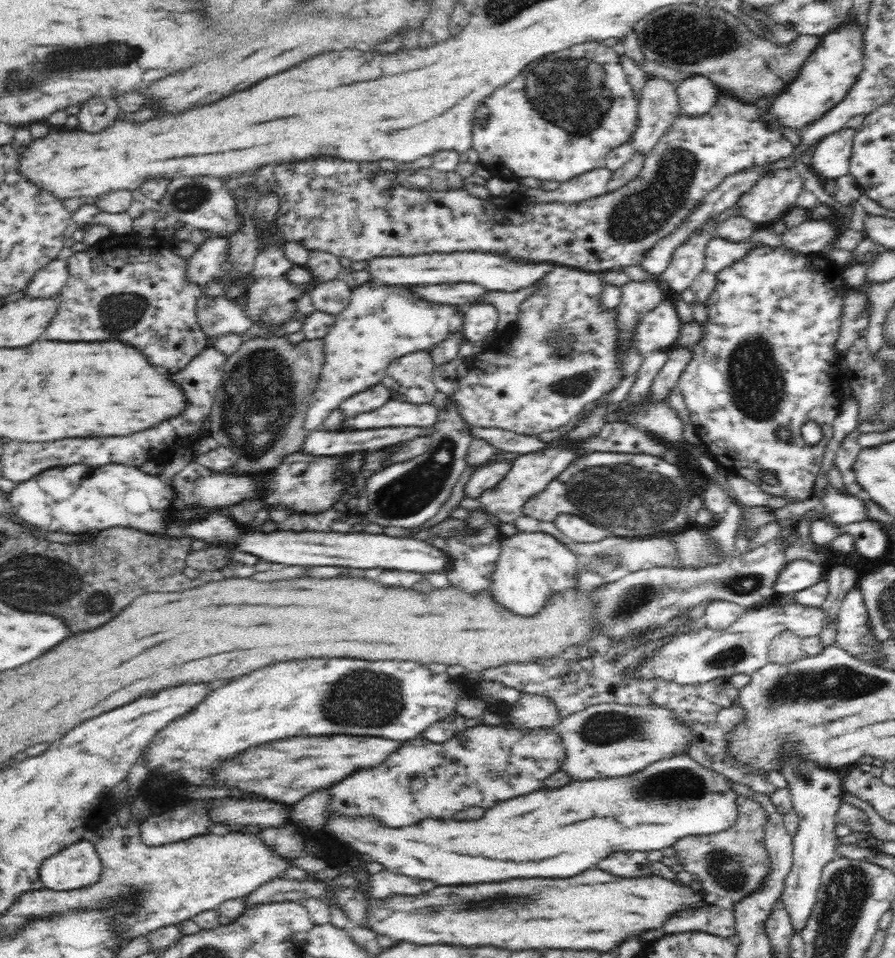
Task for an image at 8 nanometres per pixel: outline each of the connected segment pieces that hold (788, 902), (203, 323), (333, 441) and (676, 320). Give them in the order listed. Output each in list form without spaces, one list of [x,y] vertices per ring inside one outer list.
[[[781,744],[780,761],[777,768],[784,776],[788,786],[788,792],[793,804],[793,811],[799,816],[799,826],[796,836],[793,837],[793,865],[792,870],[786,876],[781,903],[788,909],[790,921],[794,925],[794,932],[798,932],[805,925],[808,915],[816,902],[817,892],[821,883],[822,869],[836,858],[835,847],[836,826],[839,824],[838,808],[846,793],[843,787],[844,771],[822,767],[818,761],[804,757],[797,750],[798,745],[785,746]]]
[[[224,296],[214,297],[208,304],[200,298],[195,315],[207,340],[218,340],[226,334],[243,336],[253,325],[241,307]]]
[[[386,427],[354,430],[354,432],[317,431],[308,433],[300,447],[300,454],[308,456],[341,456],[346,453],[380,450],[416,438],[428,438],[434,431],[430,427]]]
[[[662,299],[654,310],[640,320],[634,334],[634,345],[642,356],[656,350],[671,349],[680,336],[681,320],[672,299]]]

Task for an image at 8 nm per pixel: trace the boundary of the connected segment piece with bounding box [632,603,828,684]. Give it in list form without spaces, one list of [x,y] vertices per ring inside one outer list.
[[[773,603],[756,609],[746,610],[730,628],[712,630],[702,628],[690,634],[678,634],[666,647],[642,662],[632,675],[642,679],[664,677],[680,684],[706,682],[721,676],[752,674],[768,664],[766,651],[771,641],[780,632],[791,632],[798,639],[820,637],[828,624],[828,615],[820,607],[803,606],[797,603],[778,606]]]

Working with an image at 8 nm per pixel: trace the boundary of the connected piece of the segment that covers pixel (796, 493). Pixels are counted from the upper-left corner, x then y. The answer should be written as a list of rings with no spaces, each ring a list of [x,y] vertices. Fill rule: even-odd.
[[[768,245],[758,246],[756,250],[750,250],[750,254],[746,258],[742,258],[740,262],[728,266],[726,270],[722,270],[716,274],[716,288],[712,292],[710,298],[705,303],[708,311],[708,322],[703,327],[704,335],[700,341],[692,344],[694,349],[694,358],[692,362],[682,371],[680,378],[676,382],[676,389],[681,392],[686,408],[688,408],[688,416],[690,424],[694,426],[695,432],[701,444],[705,446],[706,453],[710,456],[718,466],[724,467],[731,473],[740,474],[746,478],[748,482],[755,484],[768,496],[776,498],[784,498],[790,504],[796,502],[804,502],[810,500],[814,495],[814,482],[816,476],[821,472],[822,460],[828,442],[833,438],[834,420],[838,416],[839,408],[844,399],[842,387],[844,385],[844,377],[838,369],[839,358],[835,353],[835,342],[838,340],[841,322],[842,308],[845,298],[848,295],[850,286],[845,282],[843,277],[843,269],[836,264],[831,258],[824,258],[820,254],[803,254],[792,251],[786,246],[769,247]],[[806,422],[814,422],[820,427],[822,438],[818,444],[808,444],[802,436],[802,425]],[[786,430],[788,438],[782,439],[778,432]],[[760,469],[770,469],[774,473],[778,473],[780,482],[776,486],[768,486],[759,478]]]

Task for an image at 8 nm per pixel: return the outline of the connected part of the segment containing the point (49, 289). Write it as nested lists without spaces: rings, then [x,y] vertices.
[[[54,259],[36,272],[28,284],[27,294],[30,297],[51,297],[58,295],[70,278],[70,269],[66,259]]]

